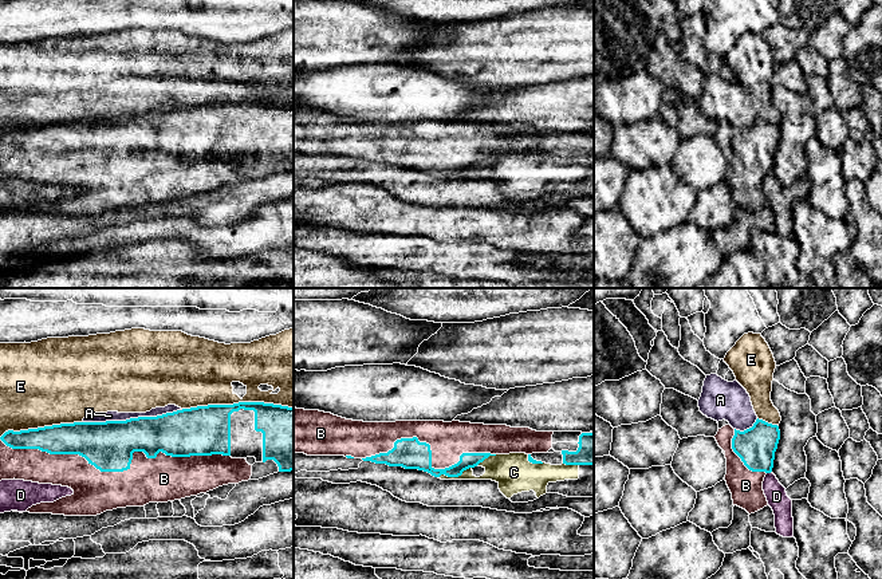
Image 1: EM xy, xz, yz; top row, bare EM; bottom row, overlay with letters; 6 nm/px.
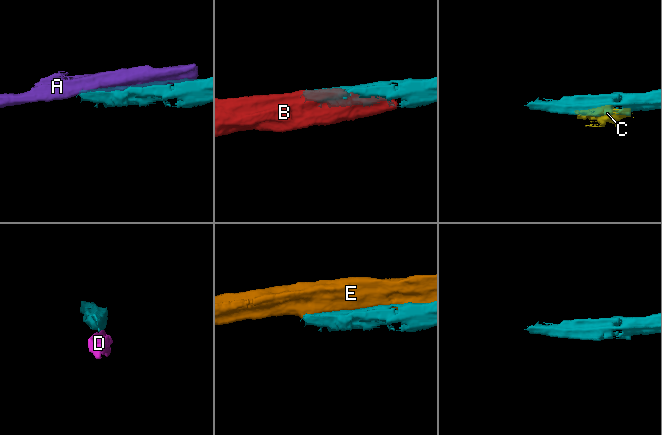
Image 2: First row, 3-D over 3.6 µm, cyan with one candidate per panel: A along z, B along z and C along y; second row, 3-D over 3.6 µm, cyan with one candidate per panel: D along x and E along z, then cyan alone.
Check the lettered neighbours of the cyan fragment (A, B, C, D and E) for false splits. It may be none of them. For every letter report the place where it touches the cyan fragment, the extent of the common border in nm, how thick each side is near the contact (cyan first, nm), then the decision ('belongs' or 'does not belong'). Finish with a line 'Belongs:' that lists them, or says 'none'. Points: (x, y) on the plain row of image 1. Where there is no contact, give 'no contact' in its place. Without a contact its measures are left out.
A: contact xy (132, 118); length 600 nm; calibres 300 and 60 nm; does not belong
B: contact xy (119, 170); length 1400 nm; calibres 300 and 280 nm; belongs
C: contact xz (455, 176); length 220 nm; calibres 160 and 130 nm; does not belong
D: contact yz (768, 172); length 40 nm; calibres 240 and 130 nm; does not belong
E: contact xy (239, 102); length 650 nm; calibres 280 and 320 nm; does not belong
Belongs: B

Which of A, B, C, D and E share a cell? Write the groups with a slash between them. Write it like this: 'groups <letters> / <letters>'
groups A / B / C D / E

